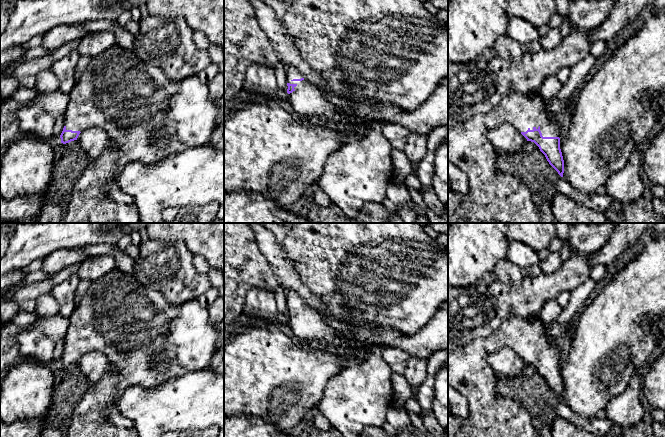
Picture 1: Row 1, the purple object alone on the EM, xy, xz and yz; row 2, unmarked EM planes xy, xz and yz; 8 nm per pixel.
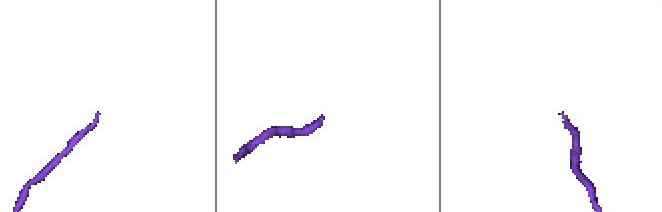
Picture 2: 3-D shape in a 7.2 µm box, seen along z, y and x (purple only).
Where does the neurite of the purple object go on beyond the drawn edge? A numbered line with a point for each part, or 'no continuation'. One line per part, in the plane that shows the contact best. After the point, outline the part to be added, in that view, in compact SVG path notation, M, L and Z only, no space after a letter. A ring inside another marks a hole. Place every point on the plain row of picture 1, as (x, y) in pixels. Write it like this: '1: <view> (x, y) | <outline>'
1: yz (490, 415) | M539 314L528 317L509 315L502 320L499 328L490 336L457 346L451 353L448 353L448 385L465 396L469 404L466 418L448 413L448 437L539 437L539 432L534 428L529 412L512 398L503 397L498 393L499 375L486 362L486 356L502 348L510 348L520 356L526 356L528 353L533 354L535 351L540 353L543 361L560 362L560 348L557 346L556 340L550 340L545 324Z

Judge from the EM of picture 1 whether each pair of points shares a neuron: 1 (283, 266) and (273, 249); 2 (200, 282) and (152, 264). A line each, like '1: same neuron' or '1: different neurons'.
1: same neuron
2: same neuron

